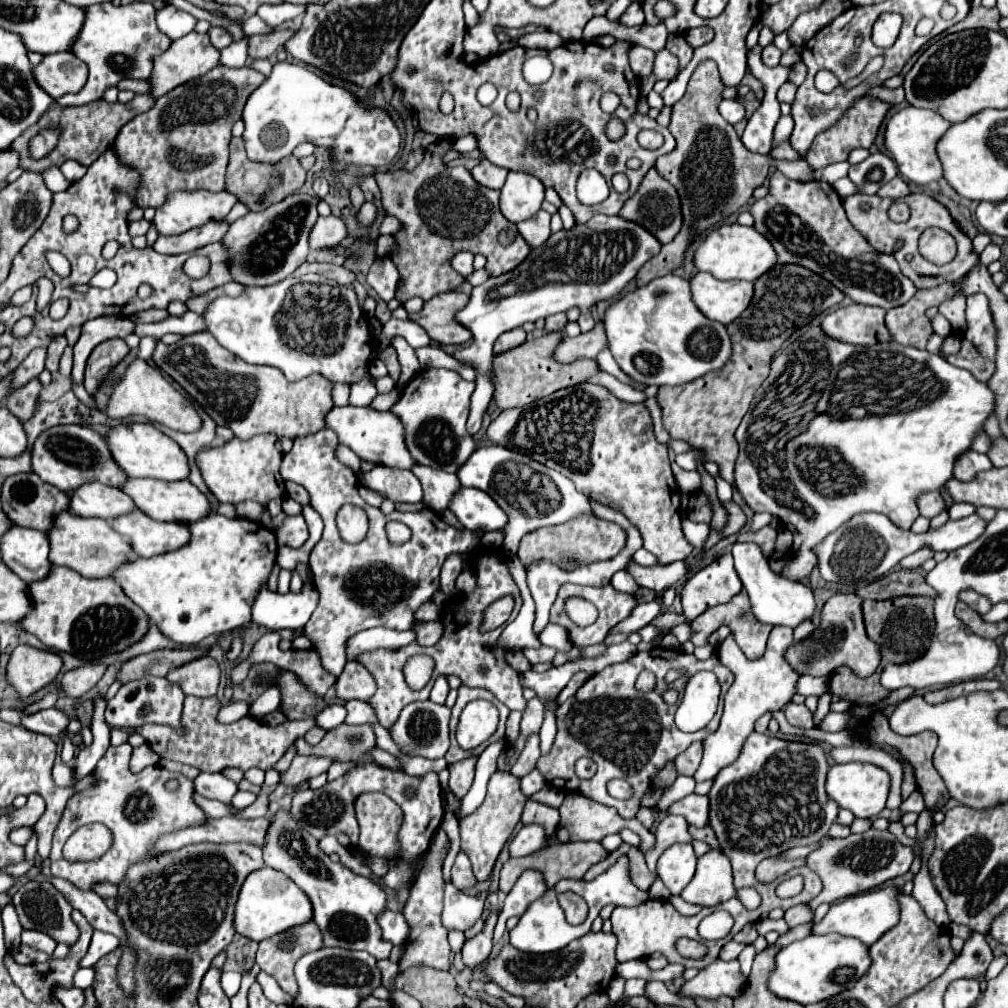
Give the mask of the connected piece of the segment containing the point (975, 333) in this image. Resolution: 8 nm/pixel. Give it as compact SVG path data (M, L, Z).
M972 295L966 301L966 331L960 335L962 339L962 347L956 355L948 355L946 361L952 363L954 367L962 367L966 371L970 371L978 381L990 381L990 377L994 375L996 369L996 325L994 325L994 317L992 317L992 309L990 309L990 301L986 295Z

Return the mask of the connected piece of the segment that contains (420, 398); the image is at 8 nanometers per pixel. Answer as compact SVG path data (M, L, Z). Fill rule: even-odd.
M422 369L406 385L404 393L400 395L392 411L402 419L402 423L406 423L406 445L410 447L410 453L414 455L414 459L418 459L420 465L456 473L476 451L476 441L466 429L466 411L470 405L472 391L474 391L474 383L464 381L456 371L450 371L450 369Z

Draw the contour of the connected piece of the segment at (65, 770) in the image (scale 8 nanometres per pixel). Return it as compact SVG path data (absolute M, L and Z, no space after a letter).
M56 763L52 769L52 779L58 787L72 787L76 777L74 777L74 769L66 763Z

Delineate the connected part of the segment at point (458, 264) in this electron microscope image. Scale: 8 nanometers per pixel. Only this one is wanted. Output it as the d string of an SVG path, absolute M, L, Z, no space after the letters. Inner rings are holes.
M458 253L454 259L452 259L452 265L454 269L462 275L462 277L470 277L474 273L474 267L472 267L472 253Z

